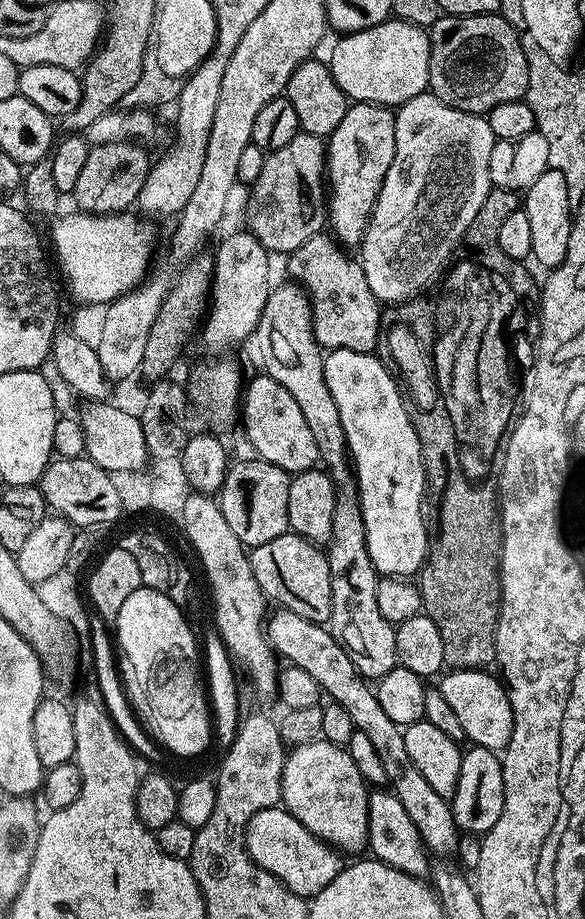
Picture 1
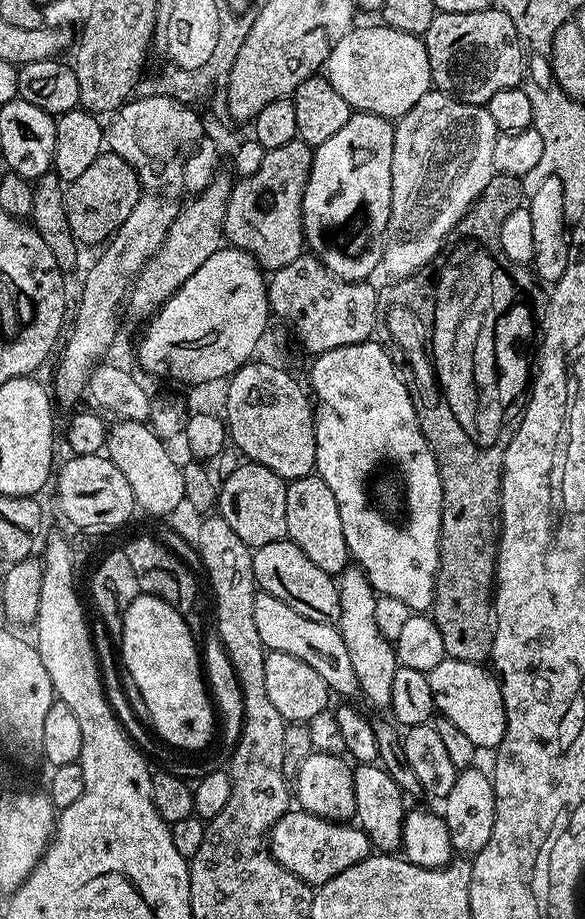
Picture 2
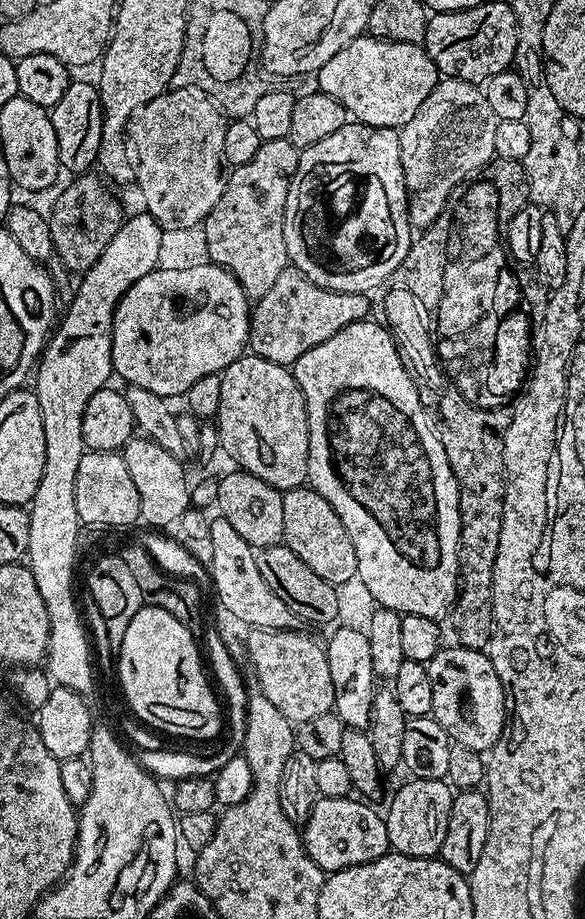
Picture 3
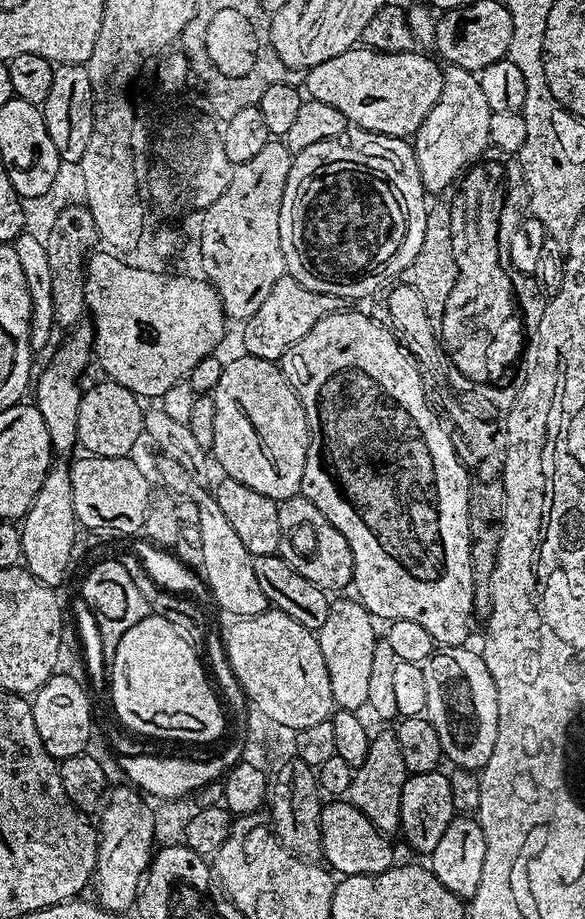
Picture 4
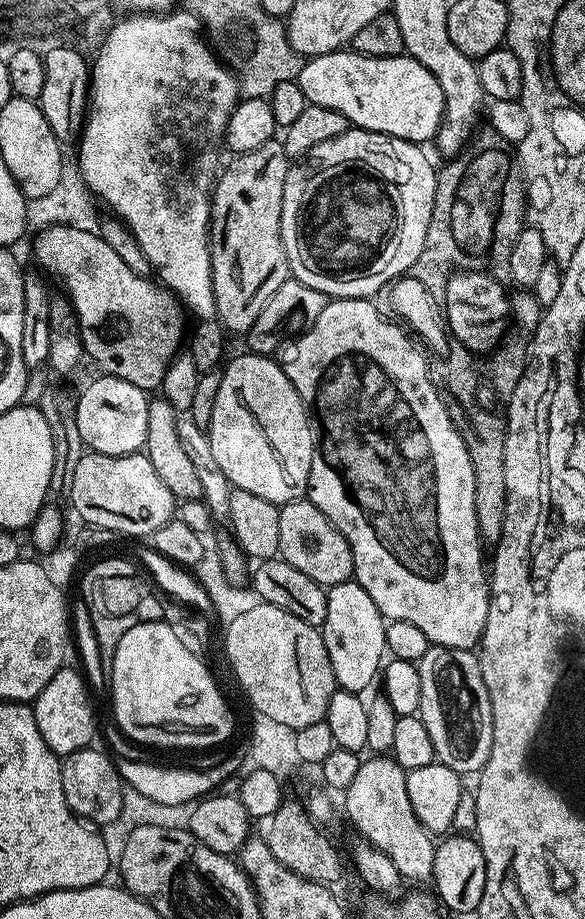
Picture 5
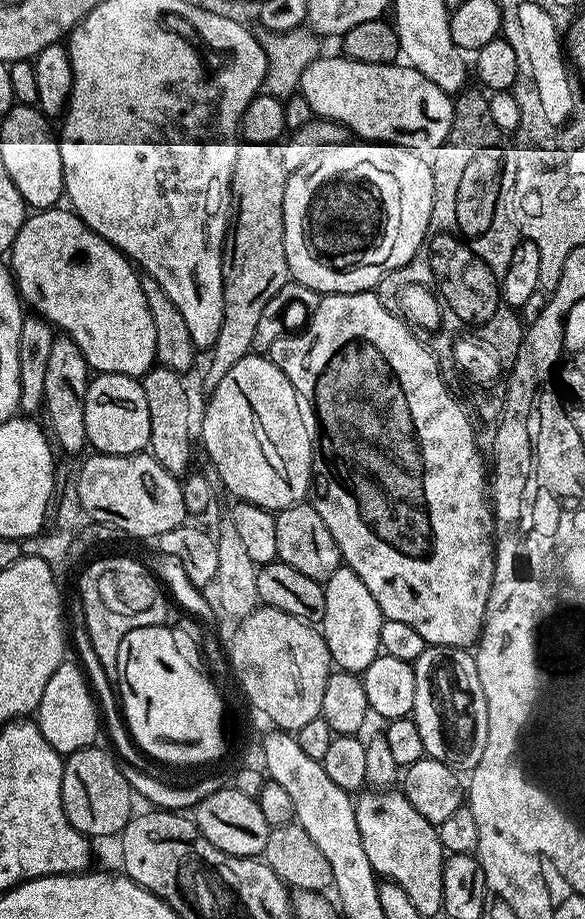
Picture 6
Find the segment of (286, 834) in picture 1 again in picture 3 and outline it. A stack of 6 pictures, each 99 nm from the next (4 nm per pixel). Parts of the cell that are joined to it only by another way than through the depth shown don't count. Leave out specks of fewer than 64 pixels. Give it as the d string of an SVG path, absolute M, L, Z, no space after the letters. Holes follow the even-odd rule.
M320 796L308 816L308 820L302 825L302 839L304 849L308 856L320 867L325 874L331 874L338 870L346 870L350 866L369 864L378 858L388 855L388 835L386 834L386 822L381 813L376 813L363 799L352 800L348 796Z

